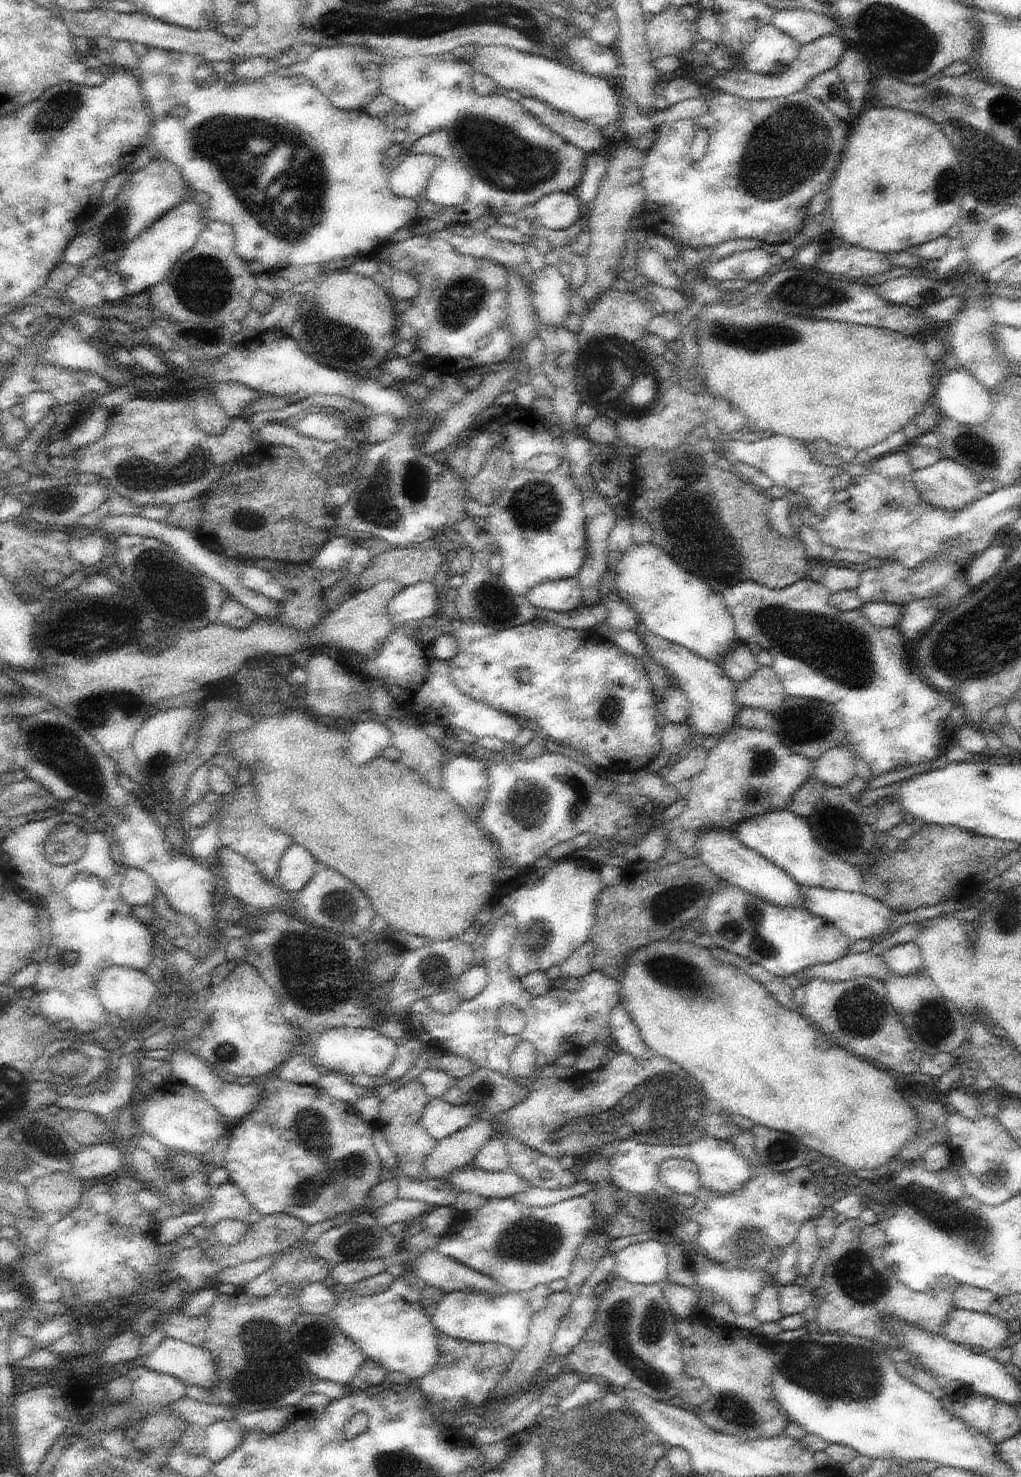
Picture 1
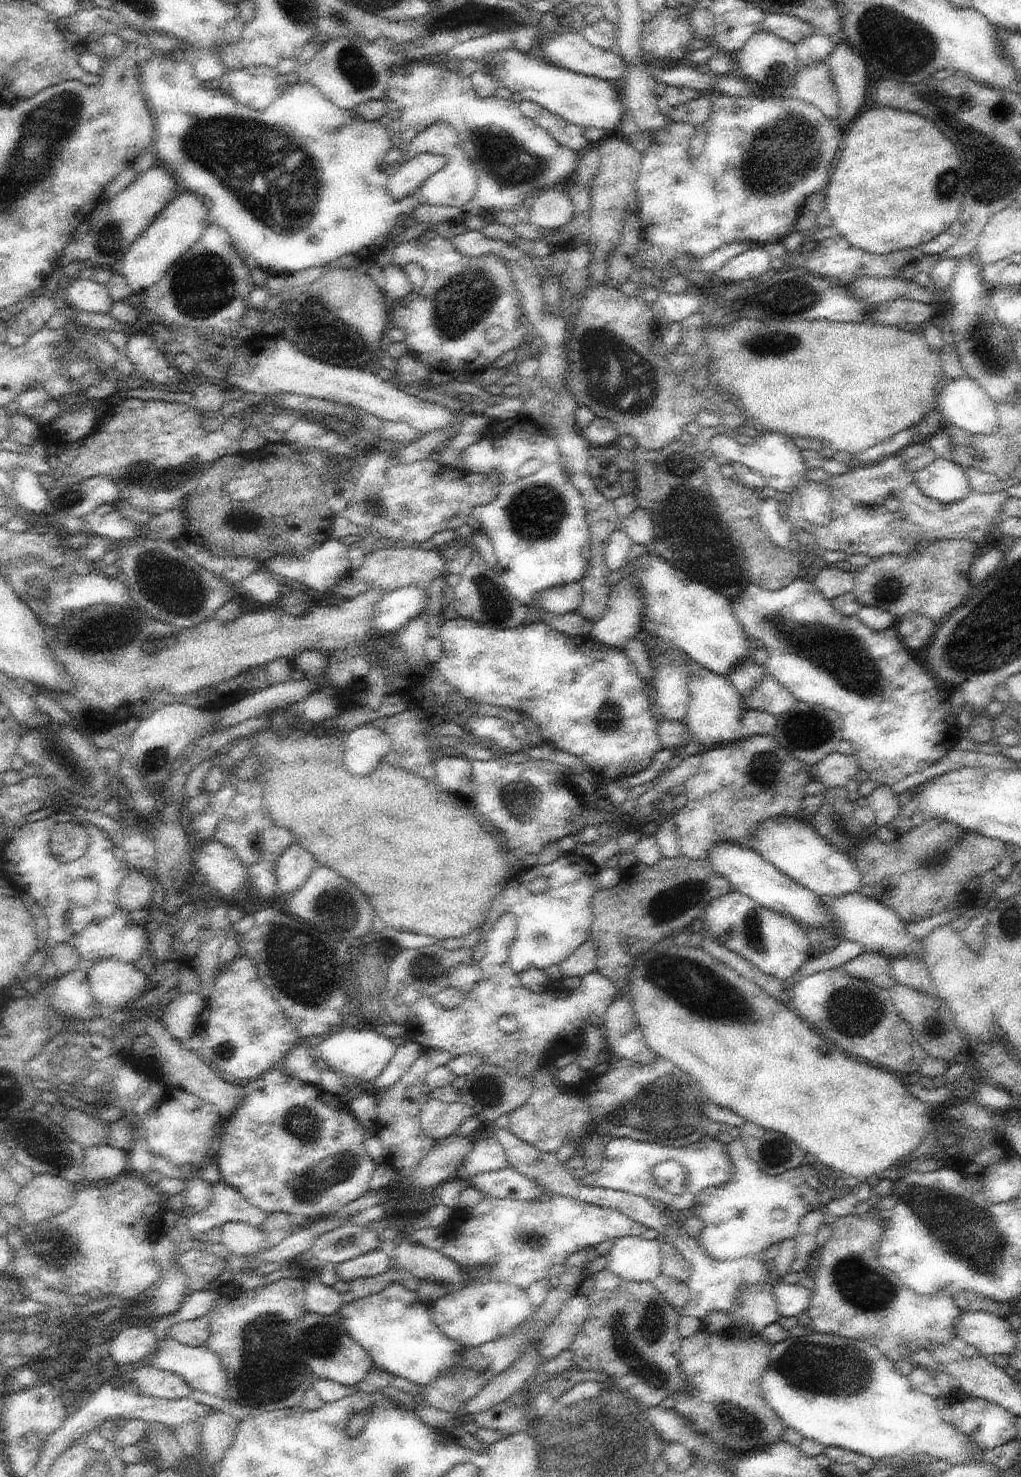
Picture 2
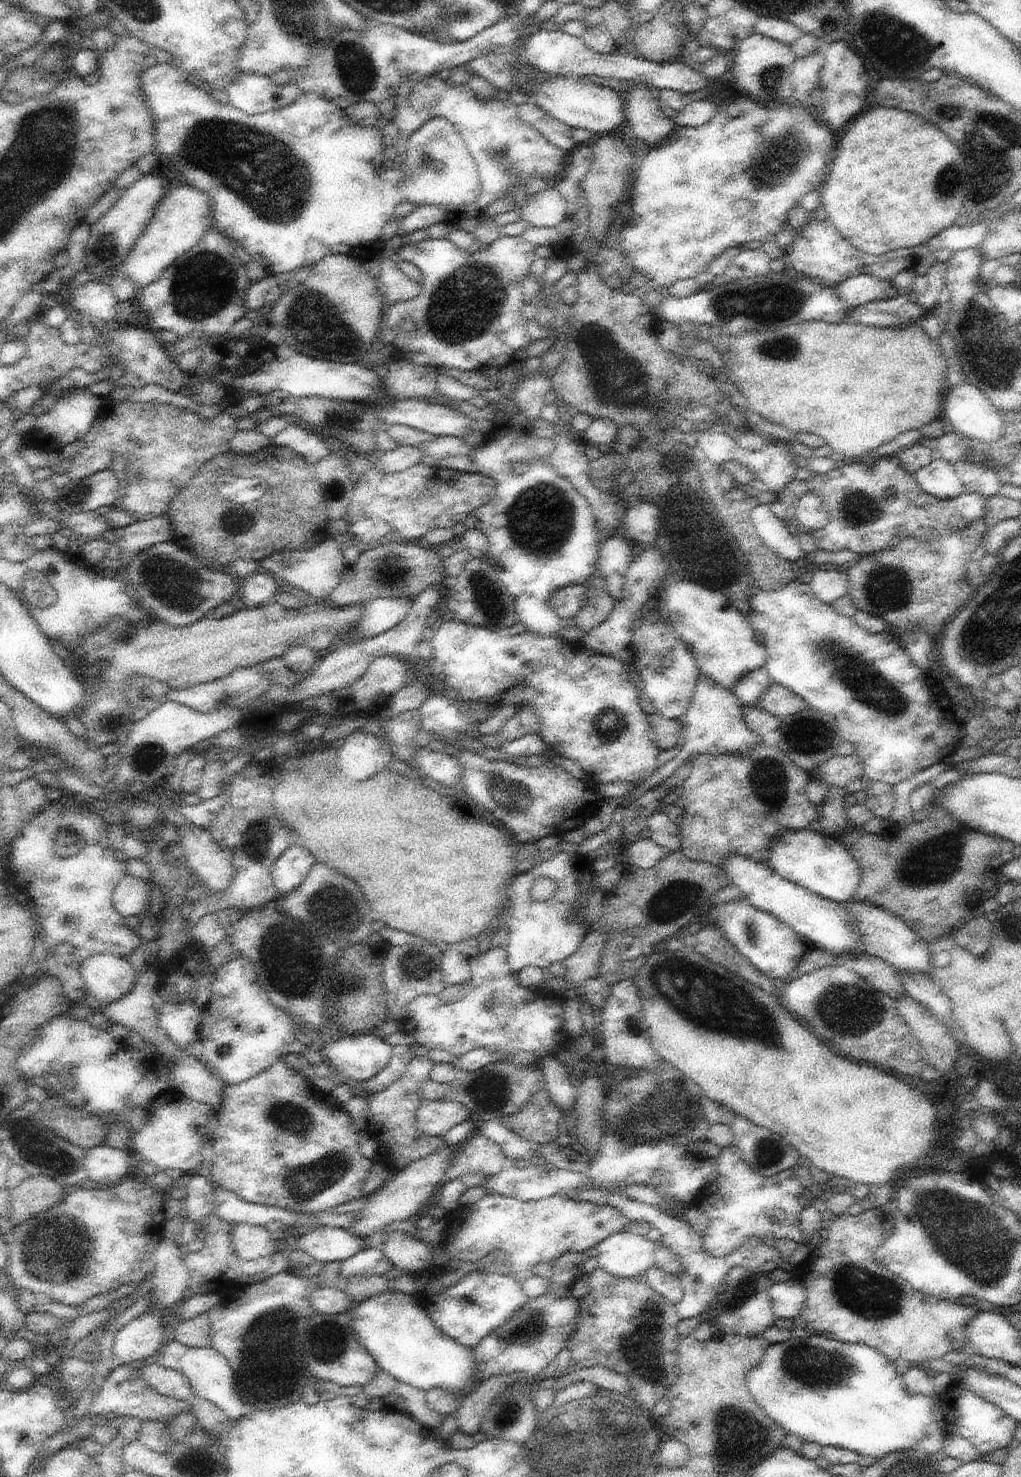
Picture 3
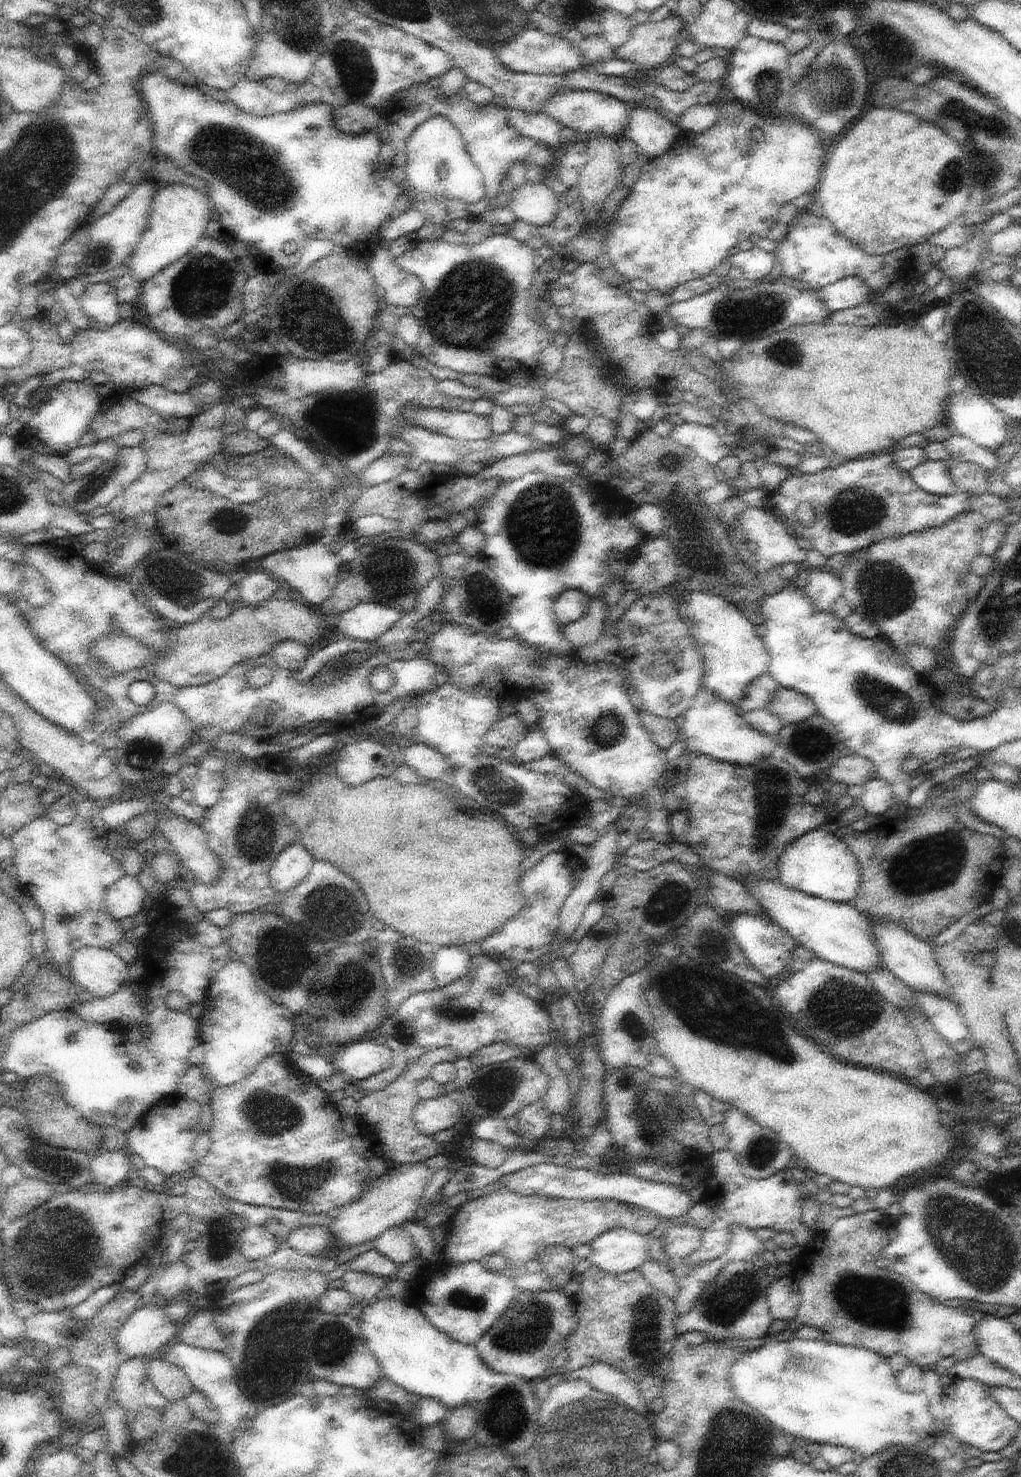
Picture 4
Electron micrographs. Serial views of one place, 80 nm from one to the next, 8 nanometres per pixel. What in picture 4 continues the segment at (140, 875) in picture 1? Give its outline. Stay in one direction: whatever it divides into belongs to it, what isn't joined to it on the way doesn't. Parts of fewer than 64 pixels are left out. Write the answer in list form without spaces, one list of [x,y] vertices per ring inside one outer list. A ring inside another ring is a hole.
[[[124,875],[110,886],[106,893],[107,909],[116,920],[134,918],[146,908],[147,892],[133,875]]]

